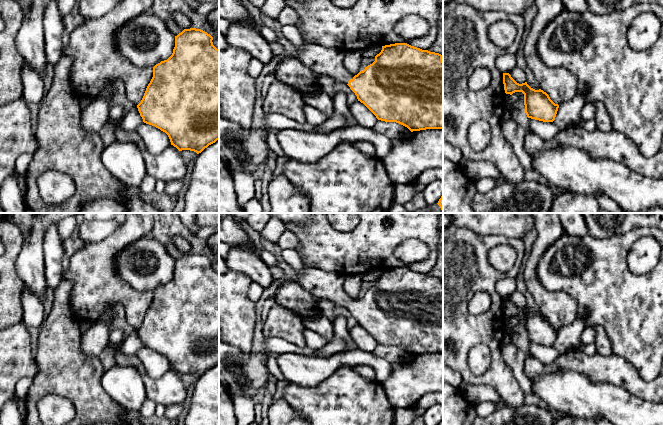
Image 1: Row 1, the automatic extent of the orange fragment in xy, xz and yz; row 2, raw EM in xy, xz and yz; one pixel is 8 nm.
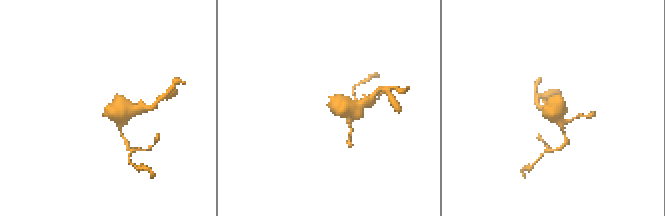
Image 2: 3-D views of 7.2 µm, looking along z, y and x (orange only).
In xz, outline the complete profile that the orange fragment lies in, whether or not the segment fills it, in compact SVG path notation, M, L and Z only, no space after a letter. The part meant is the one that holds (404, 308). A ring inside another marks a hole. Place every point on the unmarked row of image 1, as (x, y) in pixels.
M306 267L295 273L295 282L315 297L346 308L378 344L396 346L411 356L443 353L443 284L442 279L395 267L382 270L375 285L353 300L343 289L345 276Z

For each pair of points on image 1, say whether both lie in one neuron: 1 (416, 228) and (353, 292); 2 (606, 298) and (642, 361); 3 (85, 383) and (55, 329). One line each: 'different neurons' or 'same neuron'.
1: different neurons
2: same neuron
3: same neuron

